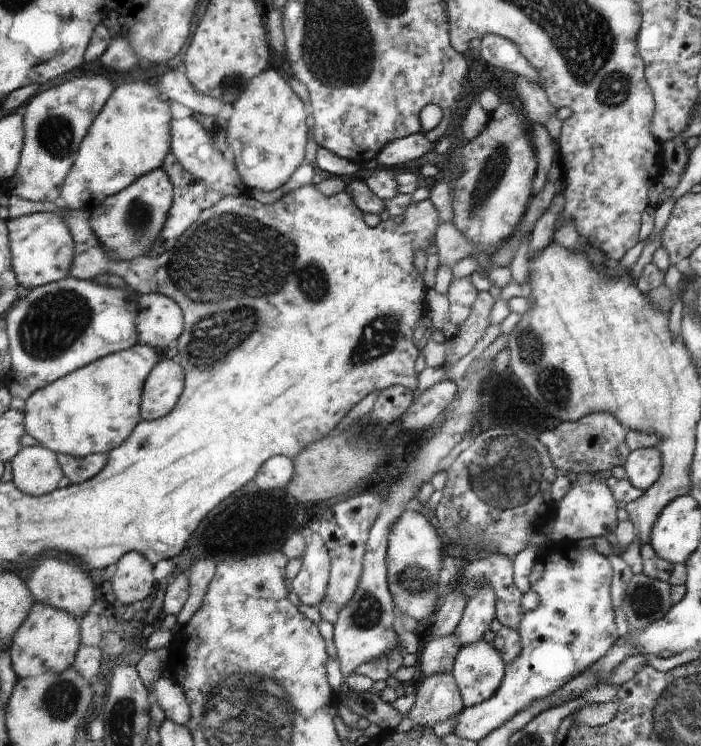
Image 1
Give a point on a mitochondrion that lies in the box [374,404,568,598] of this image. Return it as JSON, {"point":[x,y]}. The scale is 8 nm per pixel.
{"point":[507,471]}

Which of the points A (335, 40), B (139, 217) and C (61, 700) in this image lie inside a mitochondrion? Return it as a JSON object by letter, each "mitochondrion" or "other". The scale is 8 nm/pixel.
{"A":"mitochondrion","B":"mitochondrion","C":"mitochondrion"}

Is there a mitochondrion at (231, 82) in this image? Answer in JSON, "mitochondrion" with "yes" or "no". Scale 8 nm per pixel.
{"mitochondrion":"yes"}

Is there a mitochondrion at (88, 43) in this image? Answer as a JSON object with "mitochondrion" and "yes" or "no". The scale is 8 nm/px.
{"mitochondrion":"no"}

